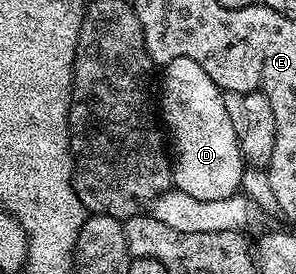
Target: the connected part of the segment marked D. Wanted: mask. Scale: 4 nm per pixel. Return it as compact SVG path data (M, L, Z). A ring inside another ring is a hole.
M172 59L161 73L160 117L172 142L173 188L184 191L184 195L192 195L192 199L228 199L235 196L242 188L244 160L223 90L211 79L208 71L196 63L196 59Z

